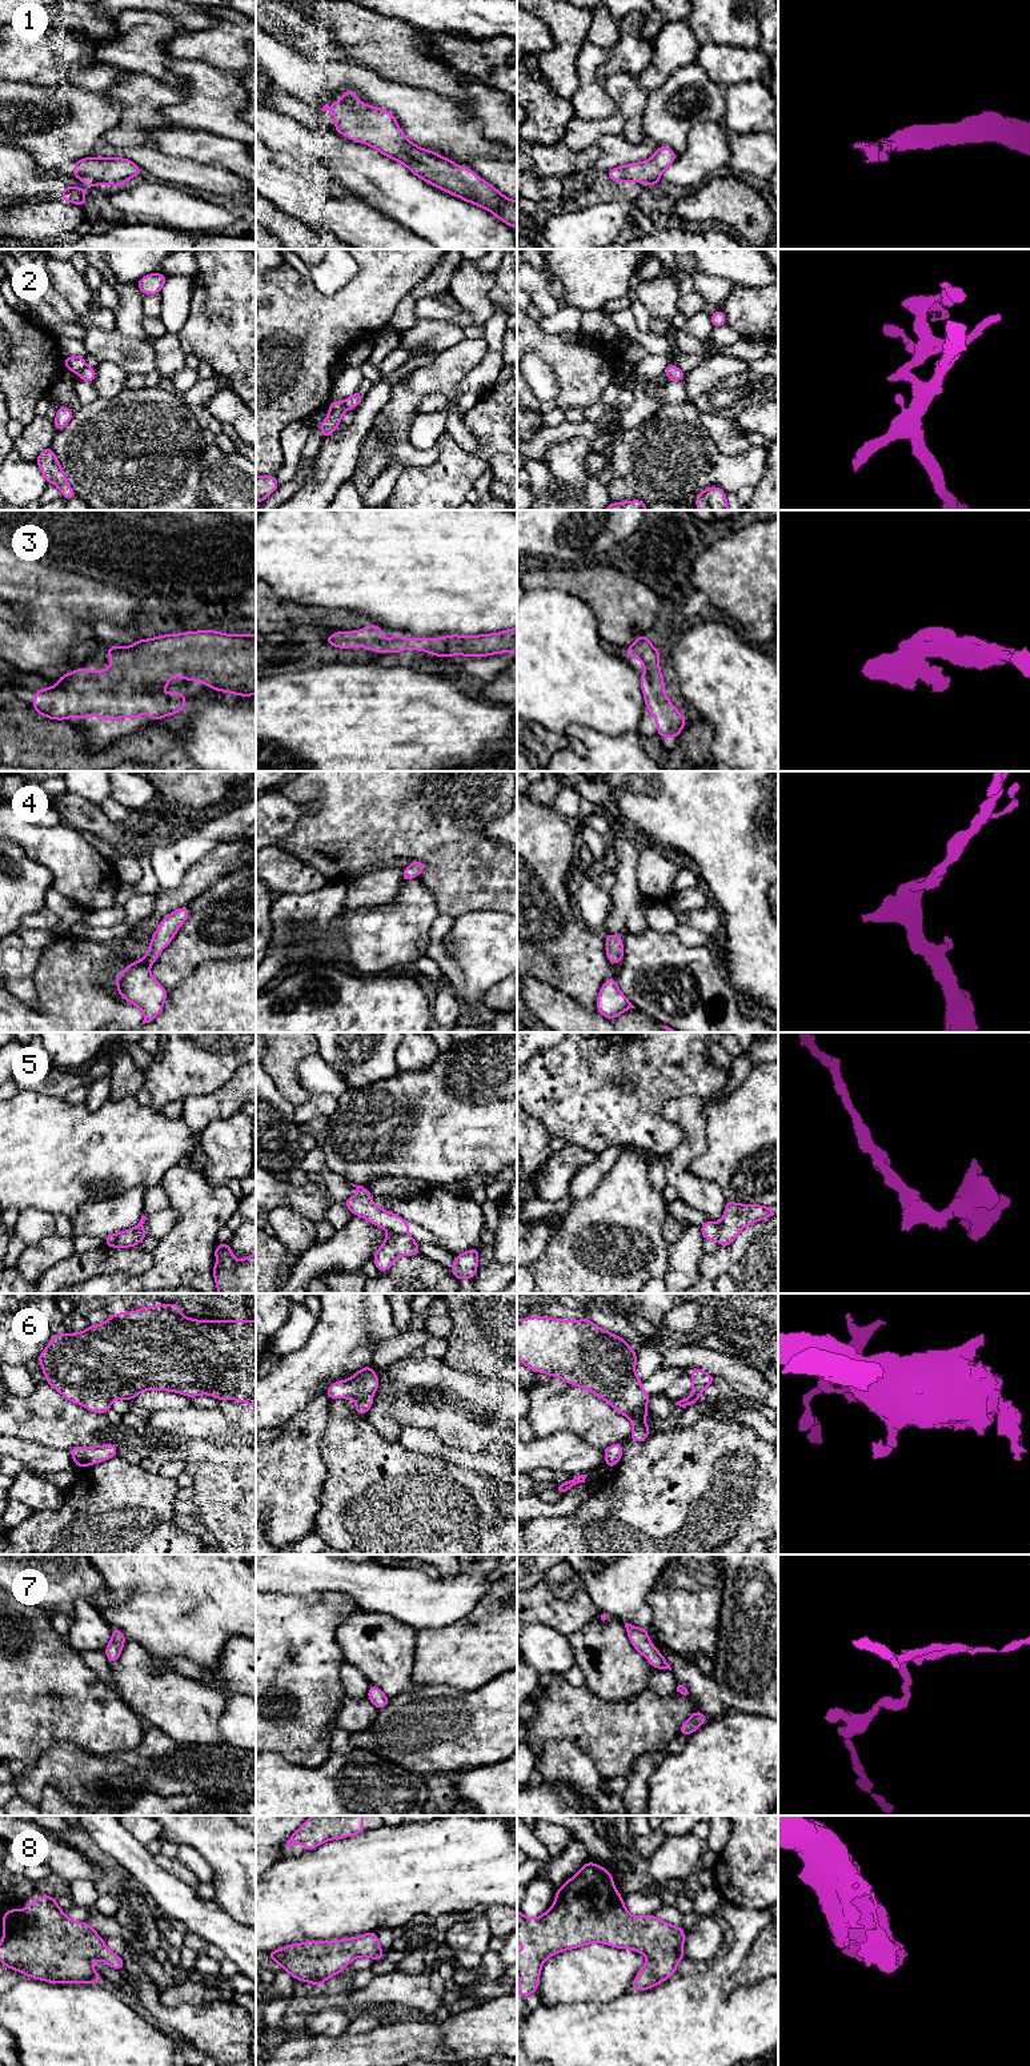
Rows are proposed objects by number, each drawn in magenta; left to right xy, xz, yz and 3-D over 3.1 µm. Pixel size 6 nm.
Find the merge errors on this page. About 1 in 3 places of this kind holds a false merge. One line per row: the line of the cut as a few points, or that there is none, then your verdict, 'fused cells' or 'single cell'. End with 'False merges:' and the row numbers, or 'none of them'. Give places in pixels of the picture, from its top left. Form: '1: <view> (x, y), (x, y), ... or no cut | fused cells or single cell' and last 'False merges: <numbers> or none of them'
1: no cut | single cell
2: xz (328, 416), (341, 417) | fused cells
3: no cut | single cell
4: no cut | single cell
5: xz (389, 1231), (405, 1235) | fused cells
6: no cut | single cell
7: no cut | single cell
8: no cut | single cell
False merges: 2, 5

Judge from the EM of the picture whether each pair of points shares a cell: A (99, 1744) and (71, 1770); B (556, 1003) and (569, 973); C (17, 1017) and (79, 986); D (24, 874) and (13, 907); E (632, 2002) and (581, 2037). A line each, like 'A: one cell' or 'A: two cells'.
A: two cells
B: two cells
C: one cell
D: one cell
E: one cell

